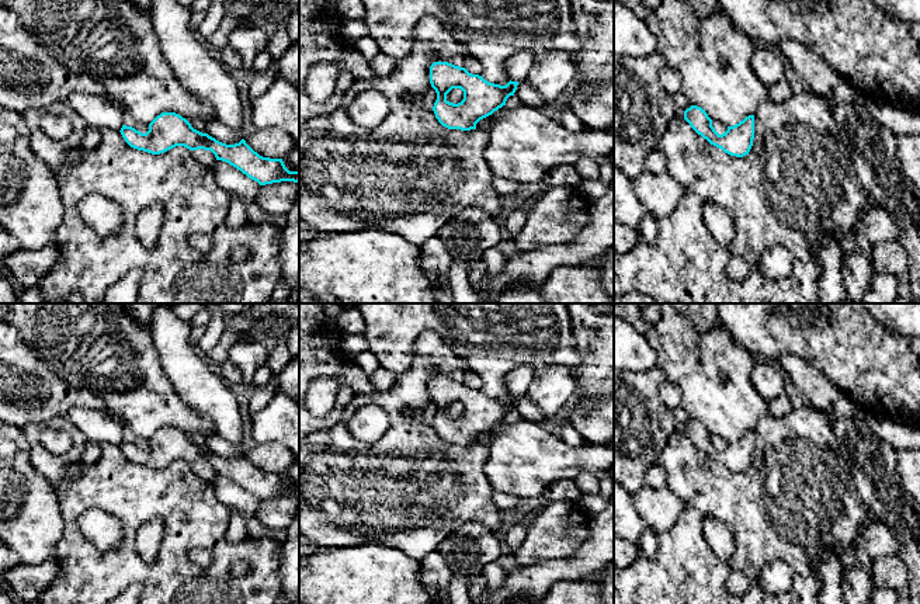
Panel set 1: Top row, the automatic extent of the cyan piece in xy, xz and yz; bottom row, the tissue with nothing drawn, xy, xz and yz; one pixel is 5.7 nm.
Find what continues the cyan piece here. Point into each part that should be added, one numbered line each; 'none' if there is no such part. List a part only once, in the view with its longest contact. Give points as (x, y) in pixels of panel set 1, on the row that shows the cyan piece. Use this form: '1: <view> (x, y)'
none

